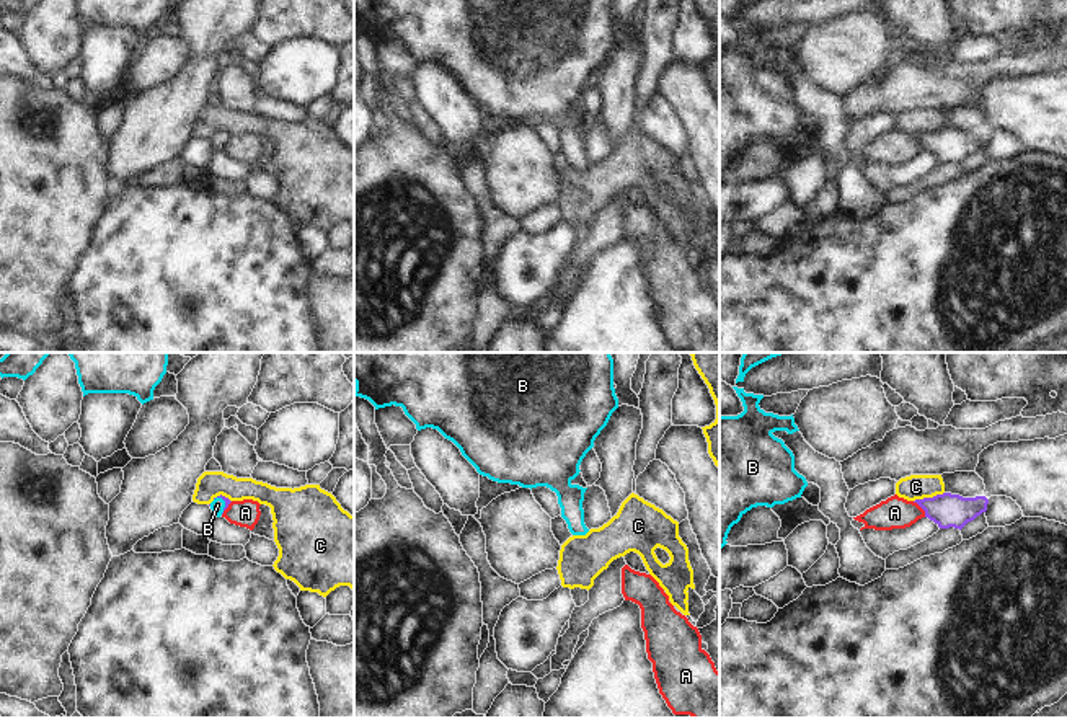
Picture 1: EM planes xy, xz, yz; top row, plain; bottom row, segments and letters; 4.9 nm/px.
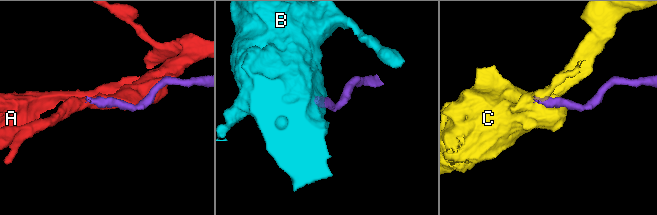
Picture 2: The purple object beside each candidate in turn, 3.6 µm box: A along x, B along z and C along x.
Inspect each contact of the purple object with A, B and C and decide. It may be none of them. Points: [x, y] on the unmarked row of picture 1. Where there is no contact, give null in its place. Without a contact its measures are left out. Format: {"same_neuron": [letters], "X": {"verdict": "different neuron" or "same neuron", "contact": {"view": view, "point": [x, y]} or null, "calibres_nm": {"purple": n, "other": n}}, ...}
{"same_neuron": ["B"], "A": {"verdict": "different neuron", "contact": {"view": "yz", "point": [920, 141]}, "calibres_nm": {"purple": 170, "other": 160}}, "B": {"verdict": "same neuron", "contact": {"view": "xy", "point": [225, 139]}, "calibres_nm": {"purple": 30, "other": 70}}, "C": {"verdict": "different neuron", "contact": {"view": "yz", "point": [929, 132]}, "calibres_nm": {"purple": 170, "other": 130}}}

